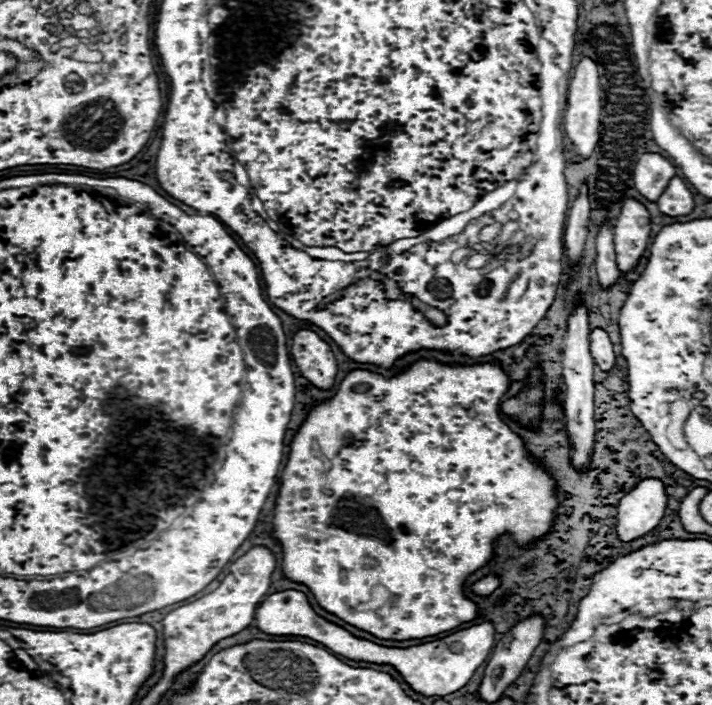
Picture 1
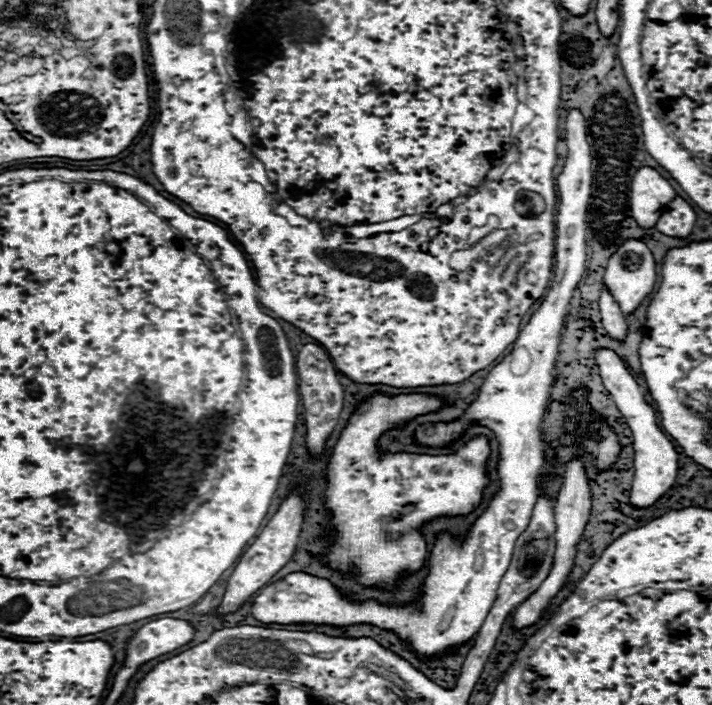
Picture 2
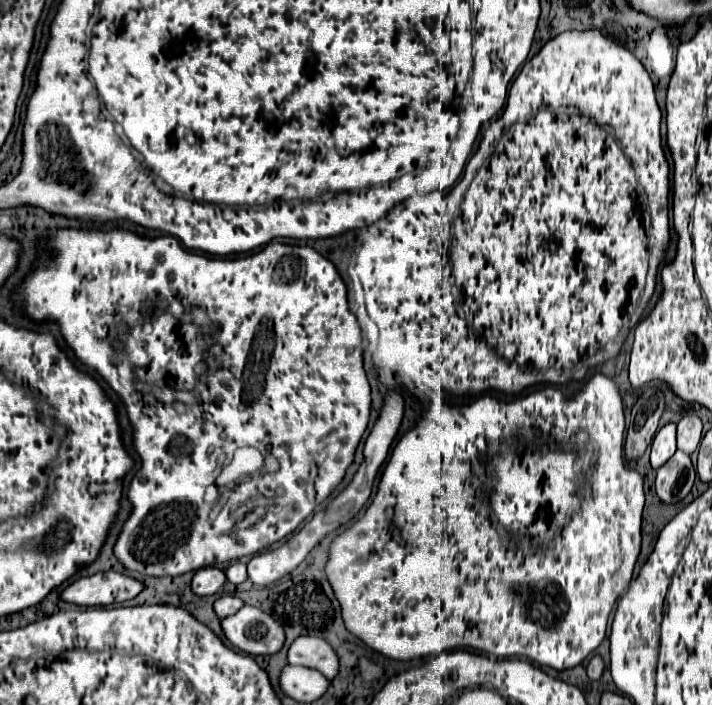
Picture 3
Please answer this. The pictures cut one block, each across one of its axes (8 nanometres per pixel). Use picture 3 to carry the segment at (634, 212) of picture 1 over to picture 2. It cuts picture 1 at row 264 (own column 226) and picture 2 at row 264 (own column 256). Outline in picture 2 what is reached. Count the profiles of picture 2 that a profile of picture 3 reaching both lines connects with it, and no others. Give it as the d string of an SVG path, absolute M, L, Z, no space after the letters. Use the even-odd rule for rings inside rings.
M628 240L610 258L606 274L604 274L604 284L610 290L610 294L614 296L616 304L620 306L620 310L624 314L632 314L642 304L642 300L652 292L652 288L656 284L656 278L658 278L656 276L656 262L654 262L654 256L648 250L648 246L638 242L638 240Z

